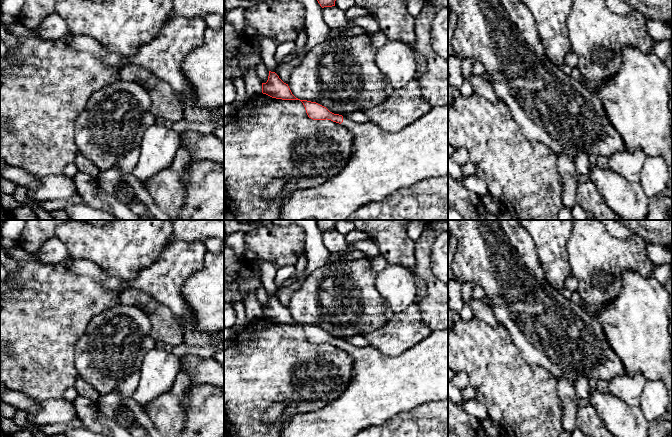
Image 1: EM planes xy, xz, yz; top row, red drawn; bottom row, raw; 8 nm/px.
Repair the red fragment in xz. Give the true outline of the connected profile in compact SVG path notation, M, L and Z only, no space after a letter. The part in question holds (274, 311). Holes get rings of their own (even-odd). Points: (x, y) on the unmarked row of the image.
M269 295L268 304L262 307L262 317L282 324L300 324L296 322L288 308L284 307L275 296Z

